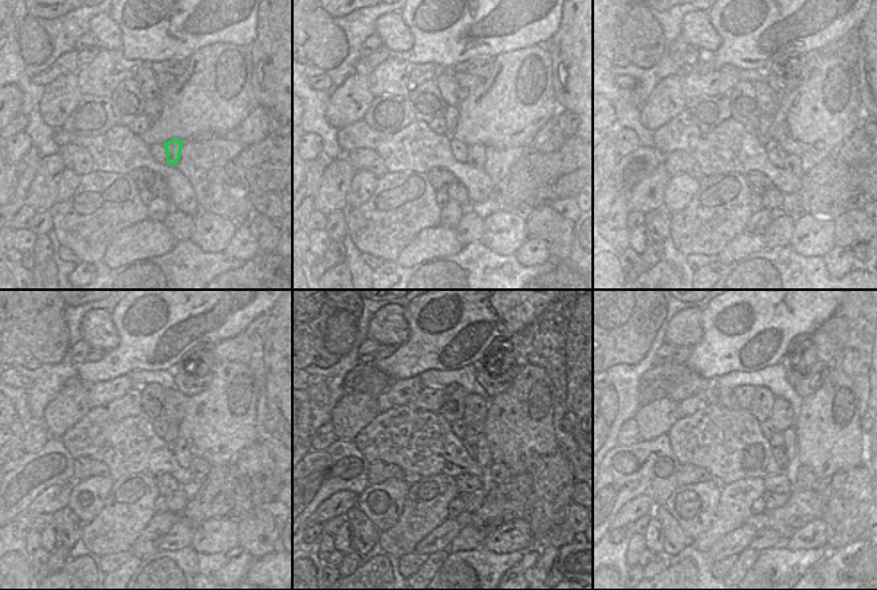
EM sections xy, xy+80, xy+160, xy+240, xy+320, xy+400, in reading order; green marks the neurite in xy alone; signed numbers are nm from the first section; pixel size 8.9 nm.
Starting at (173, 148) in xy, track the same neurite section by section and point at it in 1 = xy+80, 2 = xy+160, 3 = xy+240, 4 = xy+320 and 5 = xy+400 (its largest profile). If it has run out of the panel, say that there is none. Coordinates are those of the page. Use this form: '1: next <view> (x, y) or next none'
1: next xy+80 (487, 152)
2: next xy+160 (793, 162)
3: next xy+240 (197, 468)
4: next xy+320 (496, 472)
5: next xy+400 (805, 480)

